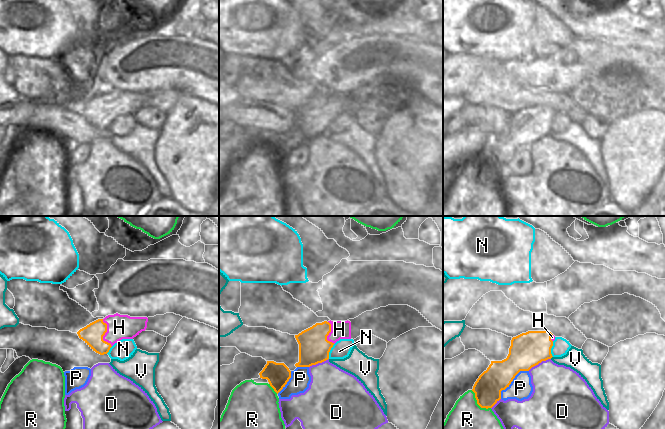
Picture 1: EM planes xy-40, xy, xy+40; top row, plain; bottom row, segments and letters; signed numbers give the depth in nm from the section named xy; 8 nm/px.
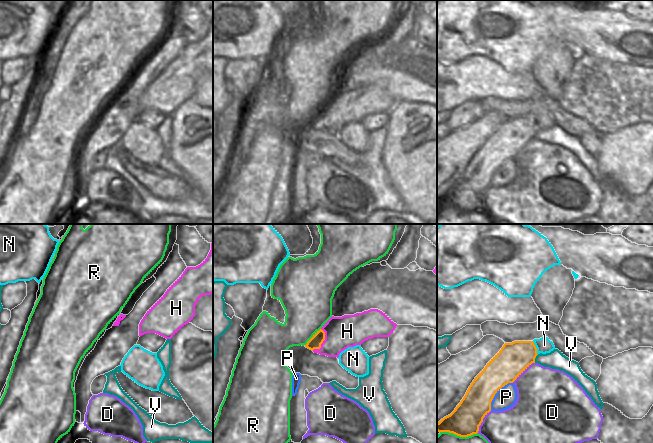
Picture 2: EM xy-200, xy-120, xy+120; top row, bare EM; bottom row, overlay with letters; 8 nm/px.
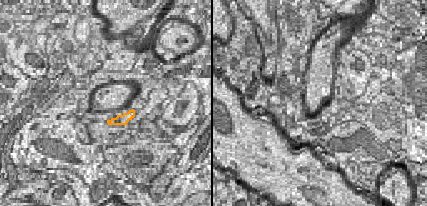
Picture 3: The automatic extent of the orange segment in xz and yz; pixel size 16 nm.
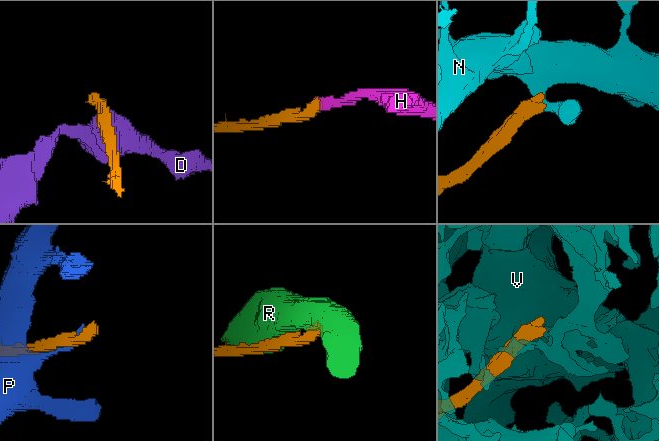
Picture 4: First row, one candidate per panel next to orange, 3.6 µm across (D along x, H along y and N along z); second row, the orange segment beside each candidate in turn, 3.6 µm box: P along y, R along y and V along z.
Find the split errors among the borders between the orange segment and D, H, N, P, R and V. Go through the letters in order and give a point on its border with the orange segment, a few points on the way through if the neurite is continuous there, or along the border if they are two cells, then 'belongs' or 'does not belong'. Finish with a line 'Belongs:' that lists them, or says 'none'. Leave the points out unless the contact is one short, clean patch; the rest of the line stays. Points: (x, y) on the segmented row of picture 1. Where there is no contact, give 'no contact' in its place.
D: meets orange in xy+40 at (539, 362); does not belong
H: meets orange in xy-40 at (104, 334); runs through xy-40 (92, 334), (104, 334), (115, 327), (119, 327); belongs
N: meets orange in xy+40 at (550, 349); border along xy+40 (553, 341), (551, 348), (552, 356); does not belong
P: meets orange in xy+40 at (512, 380); does not belong
R: meets orange in xy+40 at (477, 403); does not belong
V: meets orange in xy+40 at (551, 357); does not belong
Belongs: H

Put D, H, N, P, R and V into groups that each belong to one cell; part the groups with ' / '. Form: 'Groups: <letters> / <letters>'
Groups: D / H / N / P / R / V

